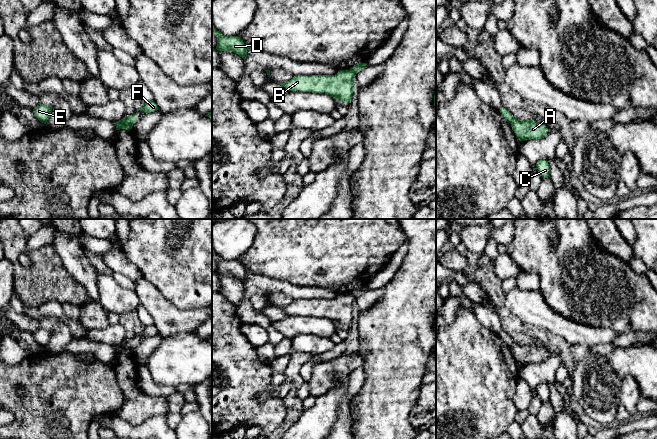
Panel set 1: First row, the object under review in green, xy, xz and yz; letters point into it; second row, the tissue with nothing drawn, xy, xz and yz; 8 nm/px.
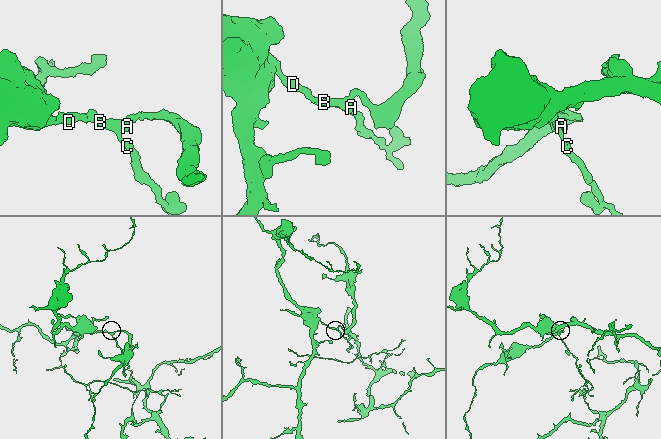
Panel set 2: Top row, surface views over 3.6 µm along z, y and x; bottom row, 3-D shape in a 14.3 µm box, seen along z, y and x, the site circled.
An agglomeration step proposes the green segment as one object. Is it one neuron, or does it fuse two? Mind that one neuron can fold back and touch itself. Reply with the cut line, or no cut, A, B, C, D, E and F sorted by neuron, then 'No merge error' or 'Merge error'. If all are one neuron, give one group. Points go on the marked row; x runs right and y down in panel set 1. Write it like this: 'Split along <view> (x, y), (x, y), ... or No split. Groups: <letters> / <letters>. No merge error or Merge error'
Split along xy (124, 117), (132, 125). Groups: A B C D E / F. Merge error

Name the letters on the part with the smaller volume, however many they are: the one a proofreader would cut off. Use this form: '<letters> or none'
F

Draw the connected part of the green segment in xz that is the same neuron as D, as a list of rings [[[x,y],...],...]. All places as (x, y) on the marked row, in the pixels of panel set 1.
[[[212,23],[212,35],[217,37],[218,51],[231,51],[238,54],[244,60],[247,56],[247,48],[243,40],[238,36],[225,36],[219,32]]]

